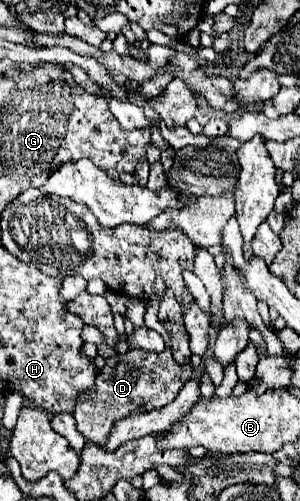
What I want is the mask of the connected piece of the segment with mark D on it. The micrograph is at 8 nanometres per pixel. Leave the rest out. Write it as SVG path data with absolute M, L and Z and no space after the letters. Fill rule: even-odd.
M172 347L164 349L162 353L130 349L124 355L106 359L106 367L98 373L98 391L94 391L94 395L82 395L82 399L76 403L74 419L78 431L86 437L86 441L104 447L116 421L132 413L162 409L164 405L172 403L184 383L192 377L192 371L192 363L180 365L174 361Z

